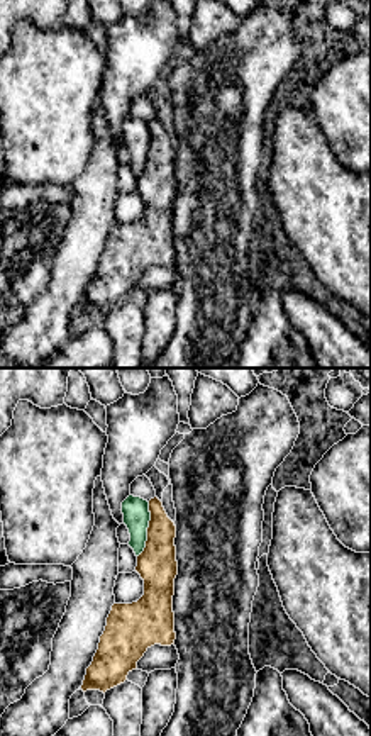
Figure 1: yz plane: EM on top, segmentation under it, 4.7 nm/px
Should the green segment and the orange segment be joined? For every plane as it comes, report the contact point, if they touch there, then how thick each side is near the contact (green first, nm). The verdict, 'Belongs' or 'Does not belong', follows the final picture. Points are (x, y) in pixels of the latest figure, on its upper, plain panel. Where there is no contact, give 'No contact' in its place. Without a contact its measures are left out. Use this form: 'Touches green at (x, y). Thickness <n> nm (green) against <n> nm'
Touches green at (146, 150). Thickness 130 nm (green) against 190 nm

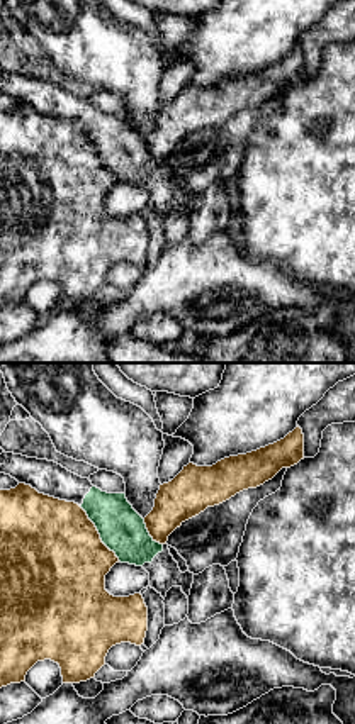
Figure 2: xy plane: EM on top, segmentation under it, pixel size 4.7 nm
Touches green at (99, 153). Thickness 220 nm (green) against 500 nm

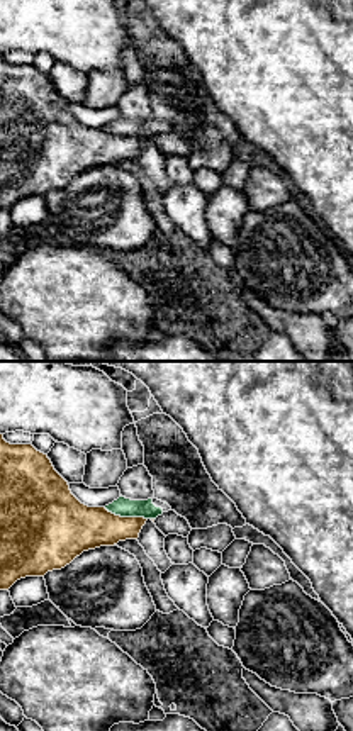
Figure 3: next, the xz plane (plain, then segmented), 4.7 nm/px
Touches green at (126, 136). Thickness 90 nm (green) against 240 nm

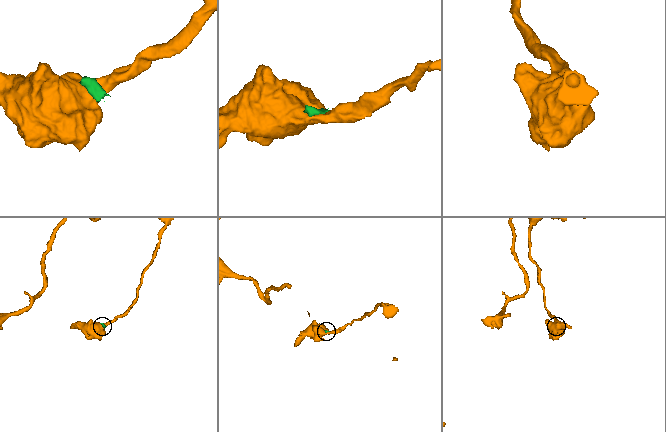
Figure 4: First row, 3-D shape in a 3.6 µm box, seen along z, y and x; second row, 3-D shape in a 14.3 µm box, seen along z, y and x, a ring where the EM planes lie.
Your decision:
Does not belong

